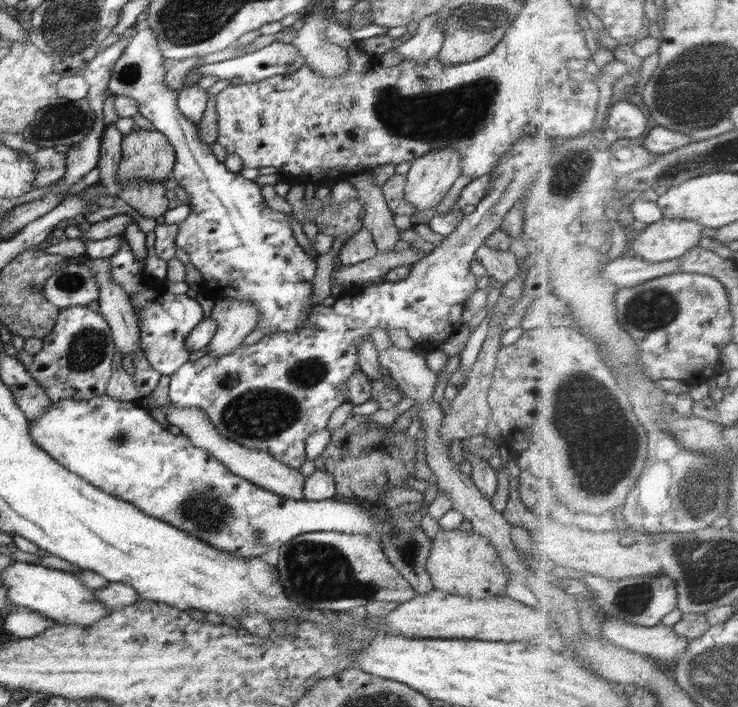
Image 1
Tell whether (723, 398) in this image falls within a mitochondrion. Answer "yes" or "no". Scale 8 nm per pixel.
no

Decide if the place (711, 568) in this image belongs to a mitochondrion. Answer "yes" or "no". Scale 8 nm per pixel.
yes

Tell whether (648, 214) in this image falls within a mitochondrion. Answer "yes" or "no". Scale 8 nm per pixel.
no

